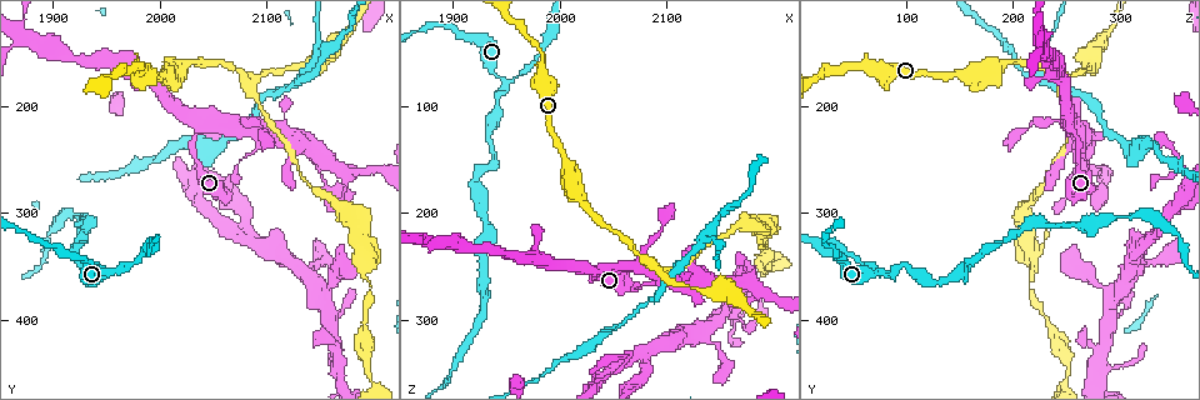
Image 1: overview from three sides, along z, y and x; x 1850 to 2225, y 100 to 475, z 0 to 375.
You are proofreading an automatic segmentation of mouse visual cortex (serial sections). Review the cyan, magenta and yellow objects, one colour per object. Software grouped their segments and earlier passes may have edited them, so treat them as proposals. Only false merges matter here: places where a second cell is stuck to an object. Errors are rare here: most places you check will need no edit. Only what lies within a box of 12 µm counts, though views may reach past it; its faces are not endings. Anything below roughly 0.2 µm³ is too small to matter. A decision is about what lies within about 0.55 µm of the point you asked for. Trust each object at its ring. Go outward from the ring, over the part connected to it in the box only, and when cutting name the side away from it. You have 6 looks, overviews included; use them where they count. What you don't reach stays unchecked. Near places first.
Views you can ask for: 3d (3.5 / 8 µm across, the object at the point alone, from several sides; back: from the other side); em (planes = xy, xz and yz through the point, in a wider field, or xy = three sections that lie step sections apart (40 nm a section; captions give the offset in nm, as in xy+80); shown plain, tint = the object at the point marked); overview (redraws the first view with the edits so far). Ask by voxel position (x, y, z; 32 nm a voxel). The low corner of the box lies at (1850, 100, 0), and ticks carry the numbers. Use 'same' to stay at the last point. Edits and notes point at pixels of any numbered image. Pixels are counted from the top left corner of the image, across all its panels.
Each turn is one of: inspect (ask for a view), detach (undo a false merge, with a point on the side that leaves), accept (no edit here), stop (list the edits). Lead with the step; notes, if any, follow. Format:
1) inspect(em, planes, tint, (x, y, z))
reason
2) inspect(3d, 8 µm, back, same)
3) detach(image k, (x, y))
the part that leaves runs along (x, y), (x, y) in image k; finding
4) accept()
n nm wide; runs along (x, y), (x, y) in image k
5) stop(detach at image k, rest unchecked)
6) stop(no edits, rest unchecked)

inspect(3d, 3.5 µm, (2082, 178, 246))
thick turns thin

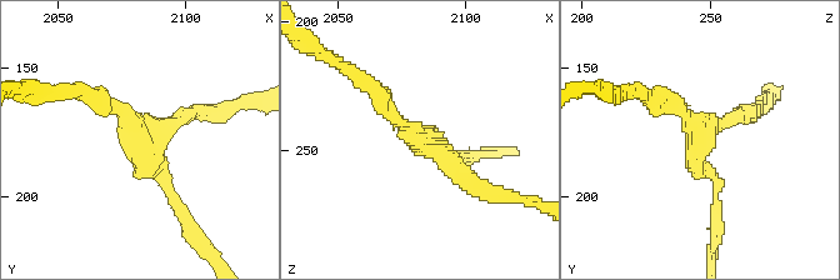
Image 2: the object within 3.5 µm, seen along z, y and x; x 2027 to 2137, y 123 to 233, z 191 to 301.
inspect(em, xy, step 1, tint, (2083, 180, 247))
3 arms; arms of 150, 200, 200 nm

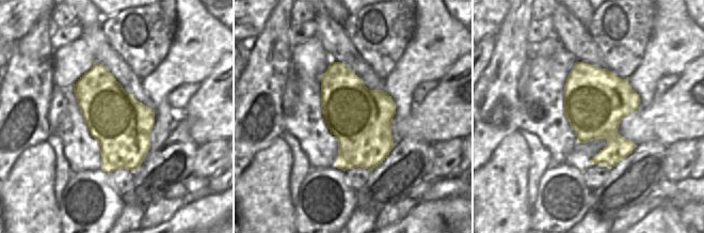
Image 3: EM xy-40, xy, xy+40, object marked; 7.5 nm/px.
inspect(em, planes, tint, same)

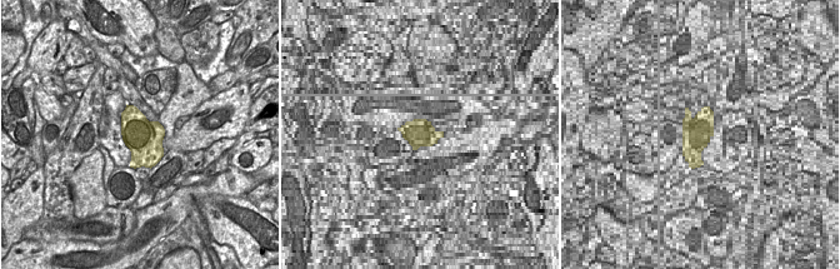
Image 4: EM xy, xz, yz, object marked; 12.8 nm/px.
accept()
runs along (100, 99), (131, 119), (181, 214) in image 2; all the same cell

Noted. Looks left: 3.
inspect(3d, 8 µm, (1960, 352, 74))
three arms meet

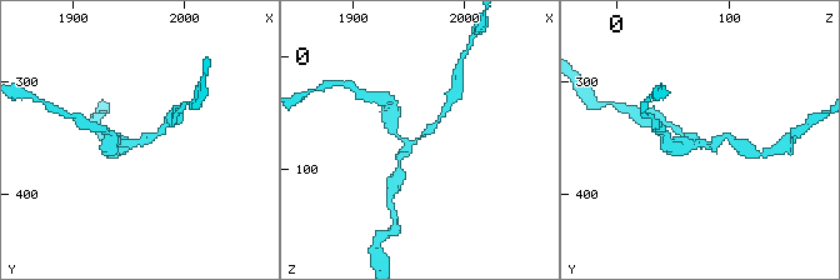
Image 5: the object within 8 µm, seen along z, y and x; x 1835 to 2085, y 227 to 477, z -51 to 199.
inspect(em, planes, tint, (1958, 354, 72))
3 arms; arms of 150, 200, 250 nm; need the tissue

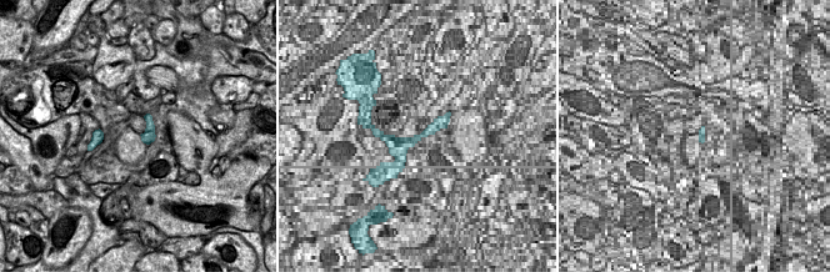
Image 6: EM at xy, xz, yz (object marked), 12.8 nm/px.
accept()
runs along (113, 145), (146, 143), (164, 126) in image 5; continuous, no second cell

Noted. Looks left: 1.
inspect(3d, 3.5 µm, (1896, 320, 358))

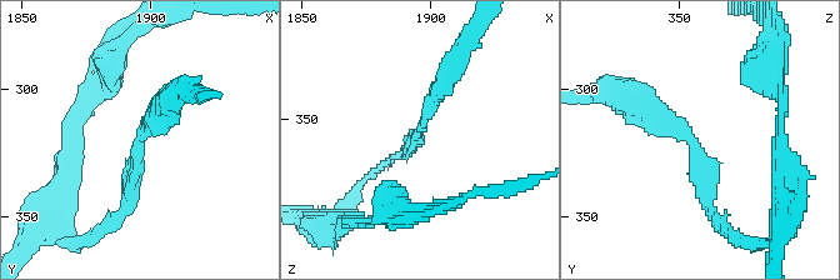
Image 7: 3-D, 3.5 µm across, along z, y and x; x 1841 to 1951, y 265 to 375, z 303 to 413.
accept()
runs along (636, 104), (694, 146), (716, 220) in image 7; one cell here

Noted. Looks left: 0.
stop(no edits, rest unchecked)

